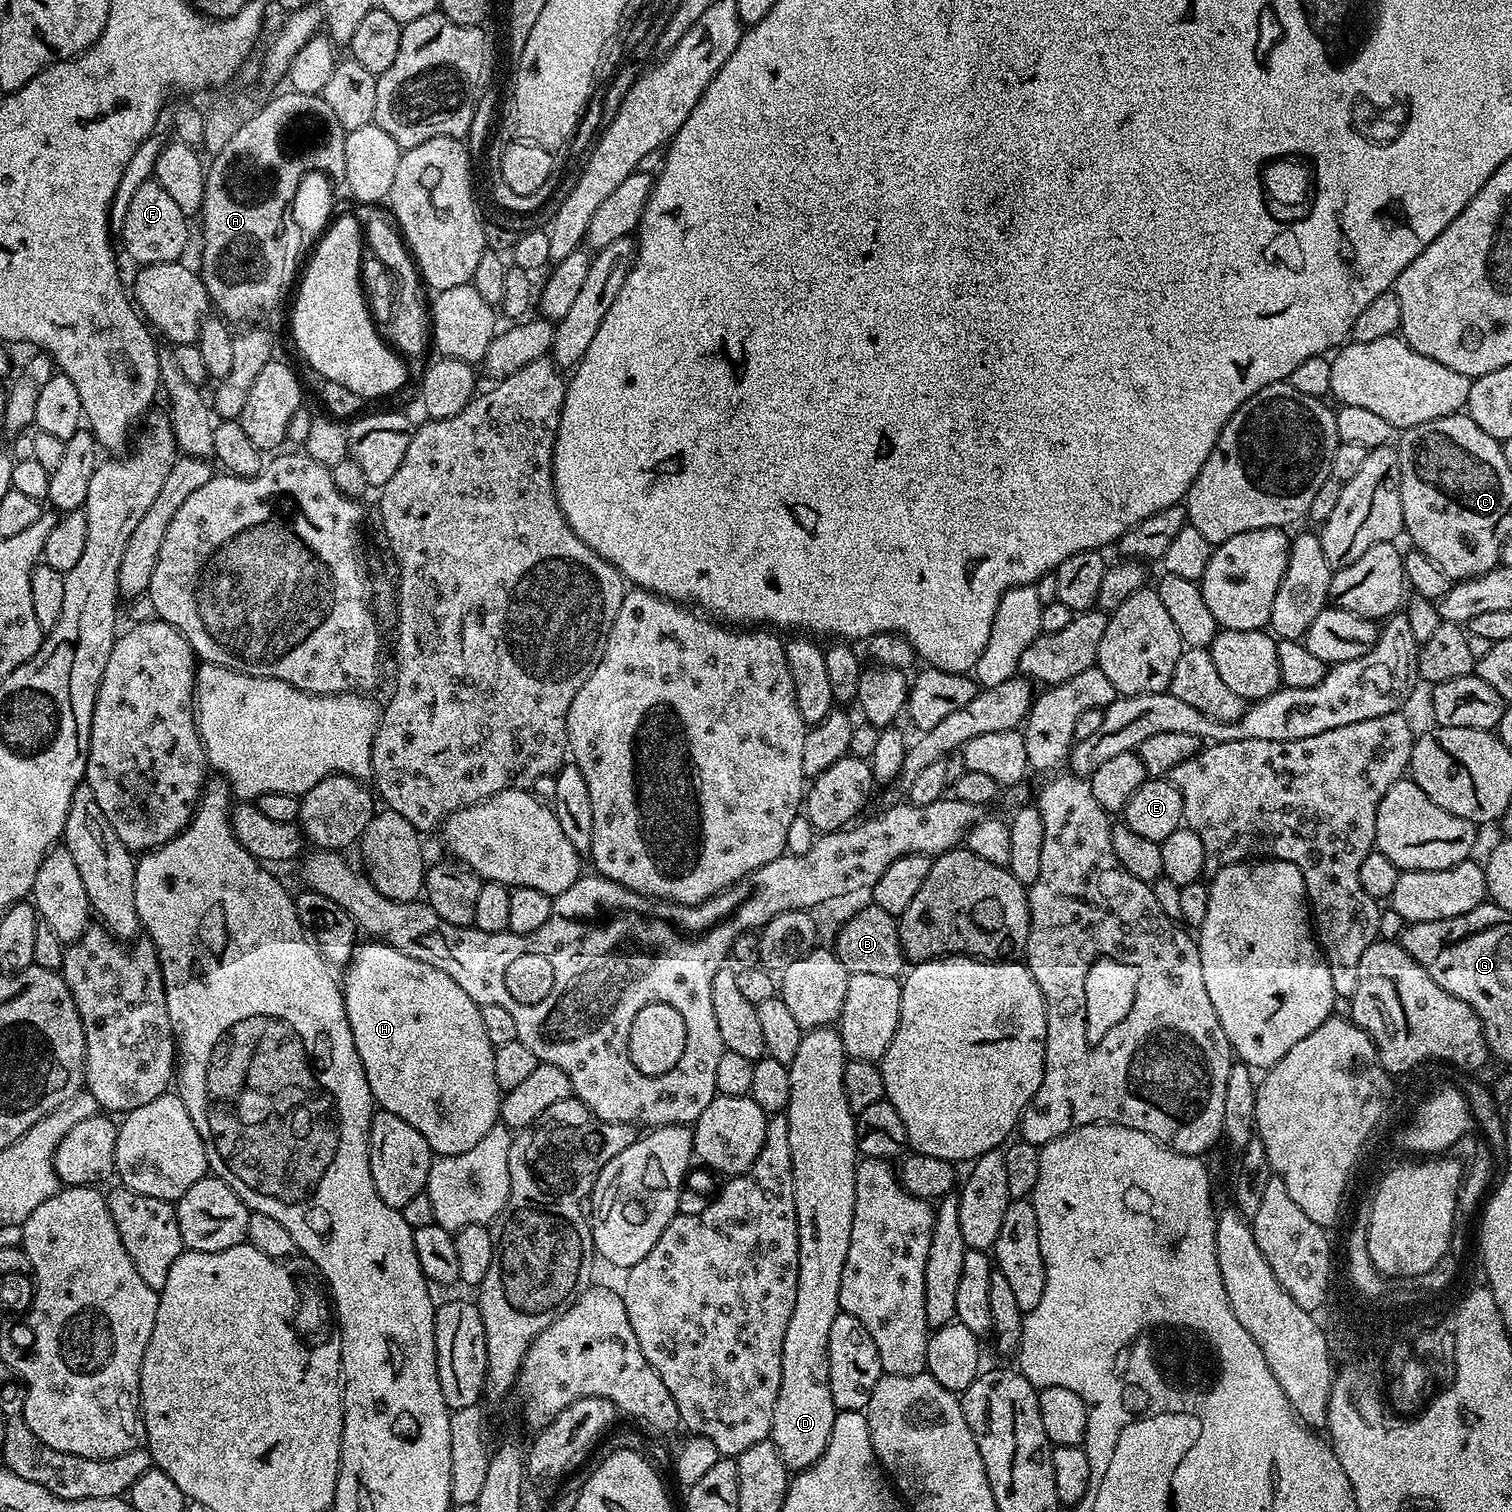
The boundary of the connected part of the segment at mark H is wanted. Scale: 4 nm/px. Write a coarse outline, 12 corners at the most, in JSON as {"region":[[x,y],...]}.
{"region":[[361,943],[342,976],[372,1099],[466,1154],[500,1120],[481,1005]]}

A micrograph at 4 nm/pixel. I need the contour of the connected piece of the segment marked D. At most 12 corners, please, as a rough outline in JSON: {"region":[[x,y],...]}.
{"region":[[835,1027],[788,1065],[798,1294],[771,1441],[826,1450],[830,1325],[856,1197],[856,1113]]}

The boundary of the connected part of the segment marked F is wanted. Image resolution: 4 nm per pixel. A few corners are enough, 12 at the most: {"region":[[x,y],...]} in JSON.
{"region":[[150,179],[118,233],[136,266],[175,264],[189,217]]}

